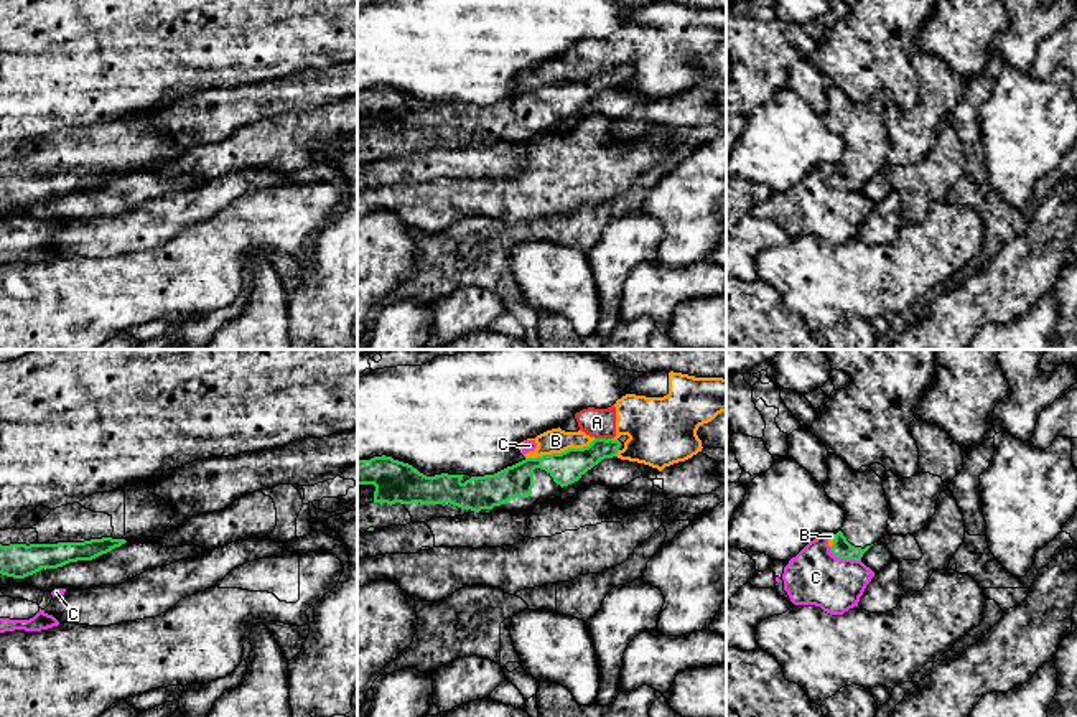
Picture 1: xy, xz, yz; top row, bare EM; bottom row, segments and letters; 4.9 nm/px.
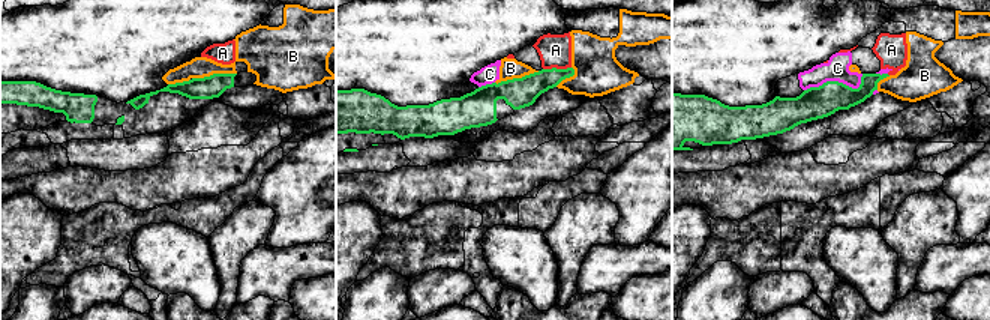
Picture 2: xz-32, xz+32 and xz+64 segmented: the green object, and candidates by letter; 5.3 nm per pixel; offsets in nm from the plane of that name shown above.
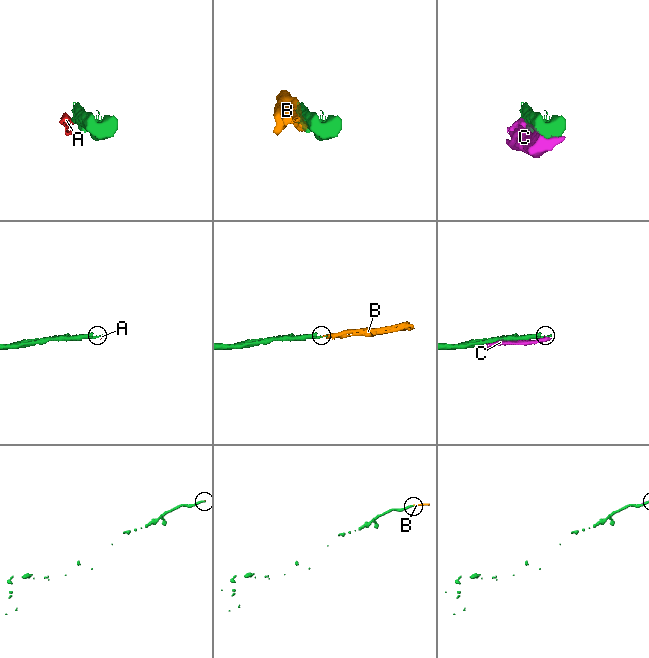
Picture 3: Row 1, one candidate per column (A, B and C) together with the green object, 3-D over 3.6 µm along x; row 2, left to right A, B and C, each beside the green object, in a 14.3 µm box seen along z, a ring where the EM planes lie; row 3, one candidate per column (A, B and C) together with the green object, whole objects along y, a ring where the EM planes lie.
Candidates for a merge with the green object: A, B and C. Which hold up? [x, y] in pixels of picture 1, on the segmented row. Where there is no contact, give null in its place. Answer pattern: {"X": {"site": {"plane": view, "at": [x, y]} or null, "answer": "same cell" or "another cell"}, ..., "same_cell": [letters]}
{"A": {"site": {"plane": "xz", "at": [603, 439]}, "answer": "another cell"}, "B": {"site": {"plane": "xz", "at": [562, 452]}, "answer": "another cell"}, "C": {"site": {"plane": "yz", "at": [843, 557]}, "answer": "another cell"}, "same_cell": []}

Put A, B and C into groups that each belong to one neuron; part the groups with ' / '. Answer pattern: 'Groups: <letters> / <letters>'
Groups: A B C

